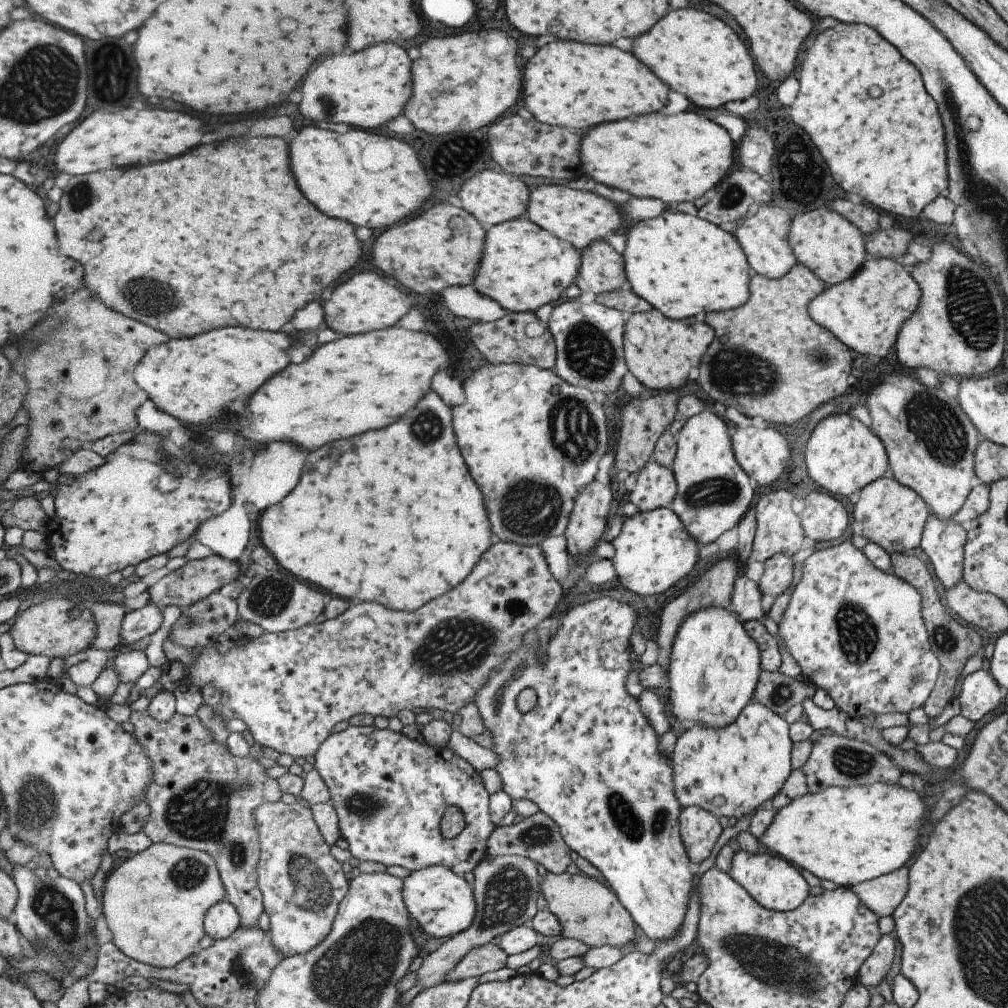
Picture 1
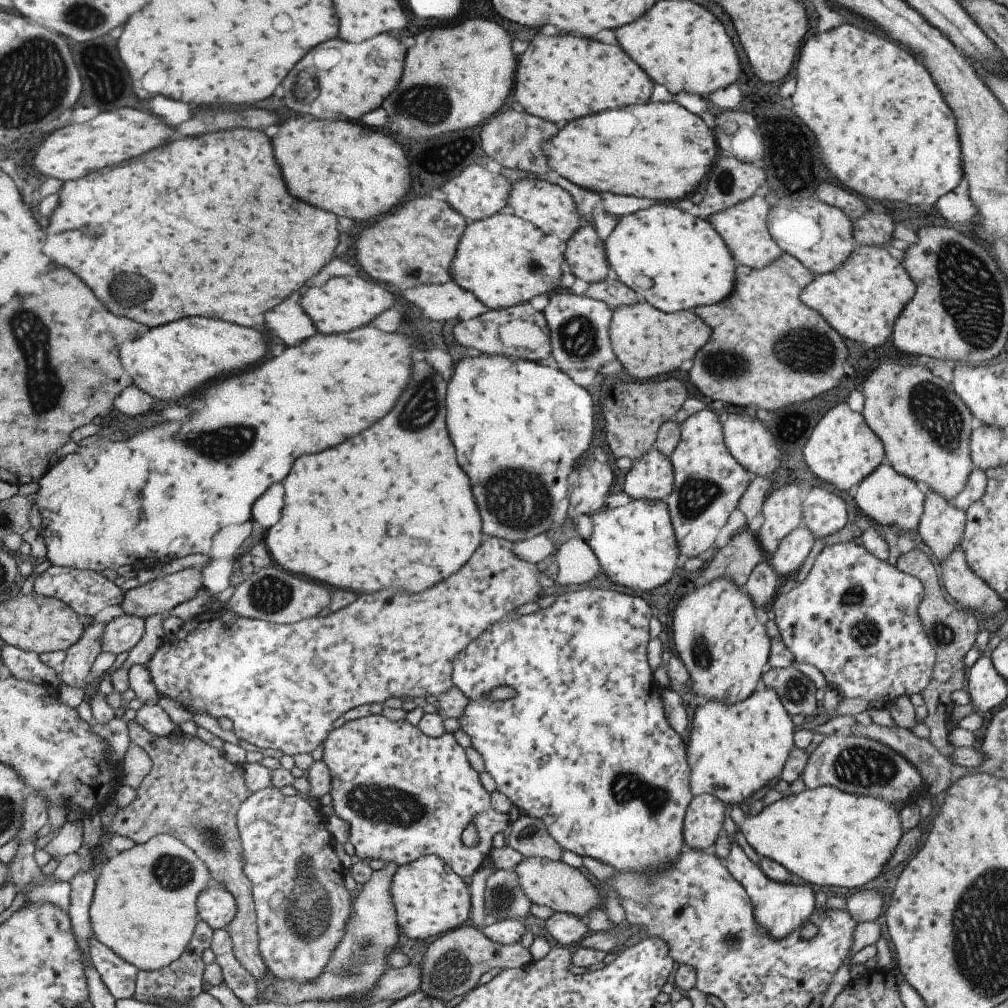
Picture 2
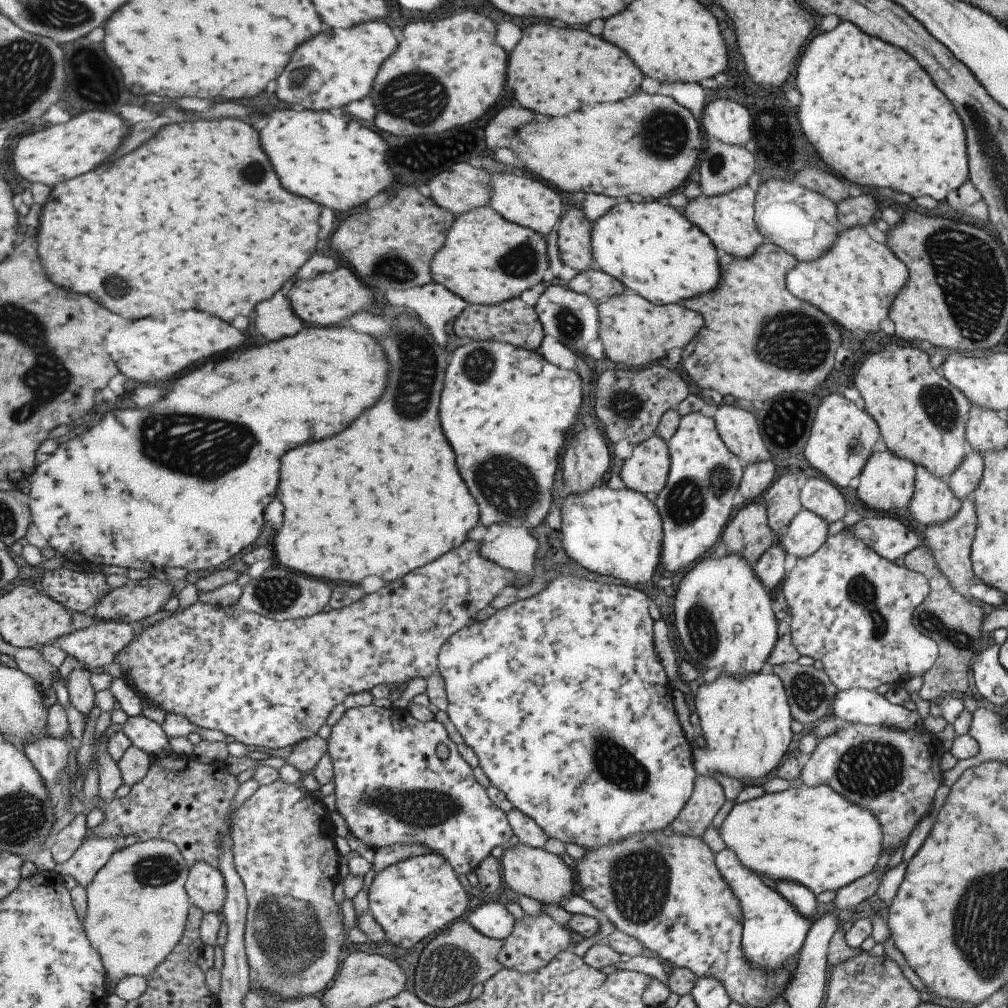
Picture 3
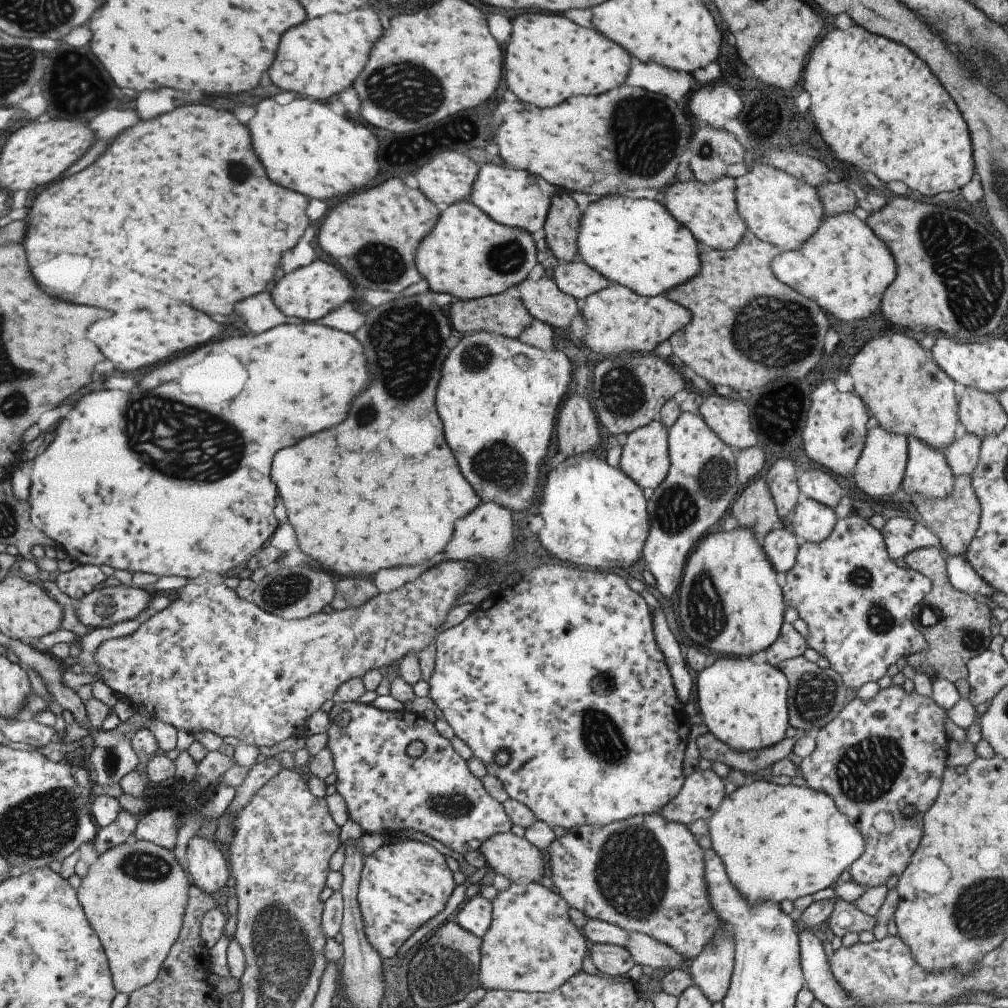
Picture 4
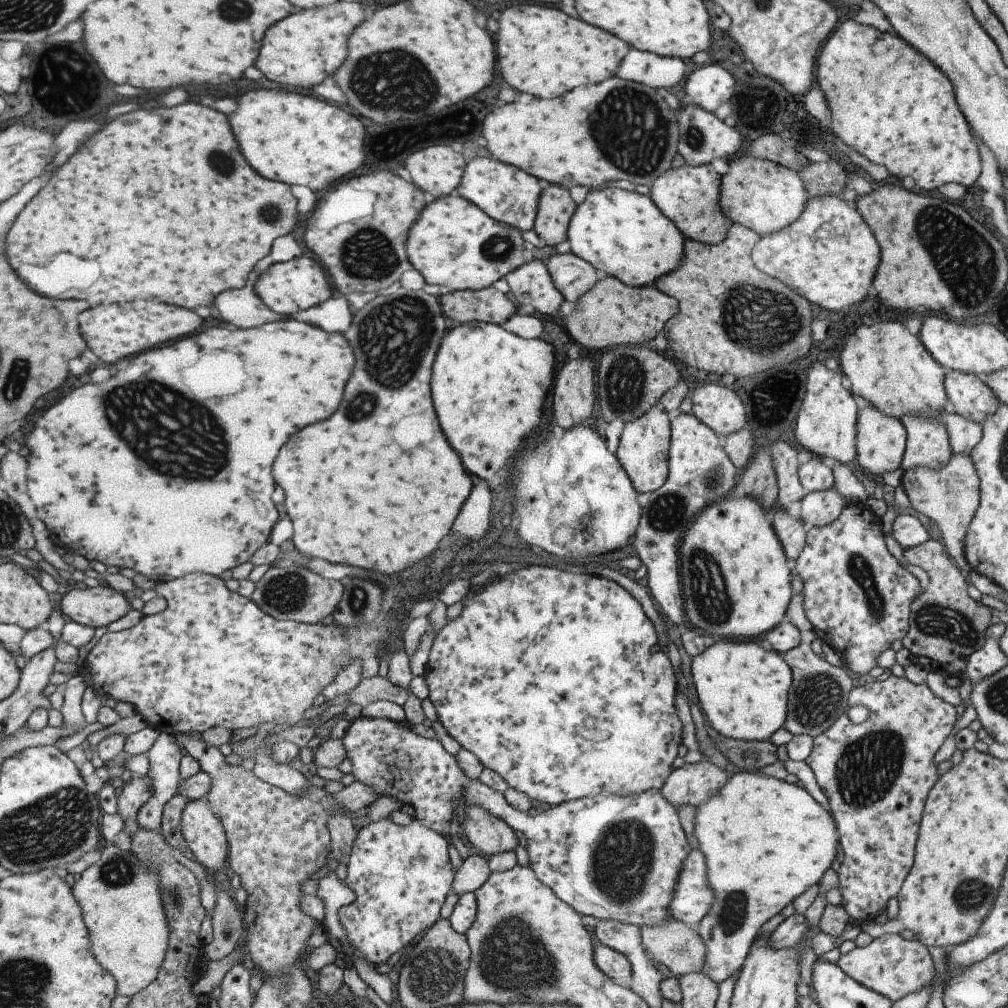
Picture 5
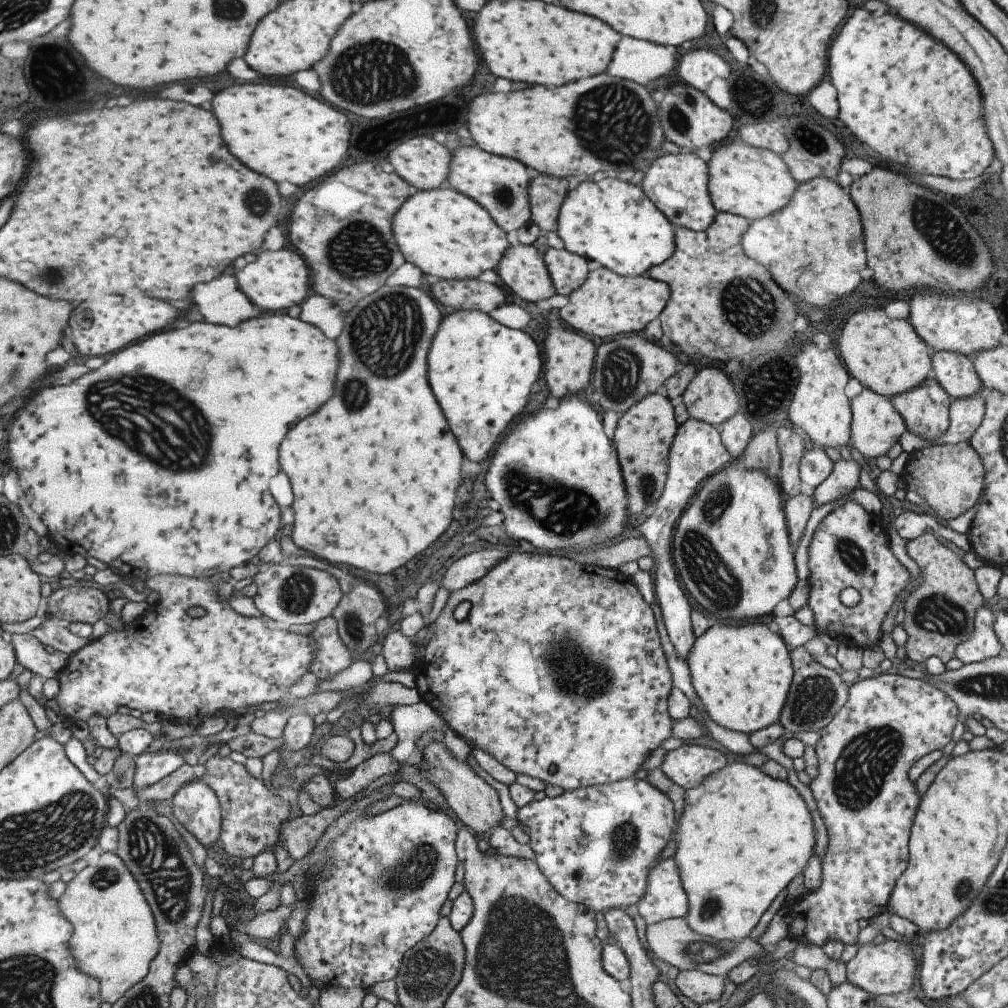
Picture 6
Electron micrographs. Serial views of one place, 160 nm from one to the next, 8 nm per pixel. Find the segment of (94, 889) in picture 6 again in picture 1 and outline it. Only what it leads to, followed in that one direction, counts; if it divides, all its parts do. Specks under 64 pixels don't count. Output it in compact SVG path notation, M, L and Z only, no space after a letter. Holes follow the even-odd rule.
M151 843L142 852L137 853L131 859L125 860L121 866L110 874L109 878L105 880L105 884L106 887L103 892L103 903L101 905L101 910L102 914L105 916L106 924L111 932L111 940L113 940L113 942L127 956L138 960L141 964L149 965L150 967L167 968L175 966L175 964L181 962L184 958L193 955L198 948L197 942L199 942L204 935L204 914L208 911L210 906L224 900L224 896L226 895L212 856L209 856L209 854L205 851L166 845L165 843Z

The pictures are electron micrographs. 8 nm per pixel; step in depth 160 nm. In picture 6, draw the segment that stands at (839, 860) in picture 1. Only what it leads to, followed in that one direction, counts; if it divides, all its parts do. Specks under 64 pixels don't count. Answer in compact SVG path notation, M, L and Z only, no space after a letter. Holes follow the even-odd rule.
M743 762L727 764L720 771L714 772L703 779L696 787L685 791L684 808L679 819L679 824L675 826L674 832L677 833L677 849L673 858L676 860L680 881L688 900L688 913L684 916L687 926L700 935L718 940L732 941L736 943L749 936L751 929L759 922L761 914L767 910L767 907L783 888L795 878L797 874L802 874L805 865L814 852L815 846L815 828L813 820L809 815L809 810L805 805L797 790L789 785L787 781L777 780L762 773L757 767L747 765Z

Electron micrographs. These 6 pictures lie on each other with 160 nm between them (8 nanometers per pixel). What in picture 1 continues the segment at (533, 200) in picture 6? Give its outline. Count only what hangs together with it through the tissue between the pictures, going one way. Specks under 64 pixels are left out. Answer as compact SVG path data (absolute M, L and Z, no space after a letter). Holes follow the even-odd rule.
M597 241L580 255L580 267L573 280L580 292L597 296L626 287L622 256L606 242Z

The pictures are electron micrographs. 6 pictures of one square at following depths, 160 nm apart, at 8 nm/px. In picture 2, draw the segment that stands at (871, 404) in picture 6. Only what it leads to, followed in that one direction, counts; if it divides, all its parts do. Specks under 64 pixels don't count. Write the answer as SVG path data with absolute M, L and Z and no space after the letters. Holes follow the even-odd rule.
M881 463L857 485L852 498L855 500L855 506L873 522L908 535L908 532L917 530L925 490L916 482L897 474L887 463Z

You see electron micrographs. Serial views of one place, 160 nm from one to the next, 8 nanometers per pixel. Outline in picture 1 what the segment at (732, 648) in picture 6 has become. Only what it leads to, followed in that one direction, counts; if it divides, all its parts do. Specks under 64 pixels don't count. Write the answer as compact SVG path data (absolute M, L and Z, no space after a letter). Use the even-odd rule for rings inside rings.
M753 702L747 703L739 716L726 727L707 729L701 725L693 725L676 738L670 755L672 789L676 801L681 808L693 805L706 810L717 819L725 816L737 820L768 805L793 769L790 763L792 742L788 728L789 725L777 713L771 712L765 705Z

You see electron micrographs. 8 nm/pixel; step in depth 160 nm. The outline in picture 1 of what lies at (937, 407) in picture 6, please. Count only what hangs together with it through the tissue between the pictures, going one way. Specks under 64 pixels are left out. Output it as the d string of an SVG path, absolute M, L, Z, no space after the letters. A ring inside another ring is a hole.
M931 514L925 521L919 547L929 558L937 582L945 591L962 580L966 533L965 526L937 520Z

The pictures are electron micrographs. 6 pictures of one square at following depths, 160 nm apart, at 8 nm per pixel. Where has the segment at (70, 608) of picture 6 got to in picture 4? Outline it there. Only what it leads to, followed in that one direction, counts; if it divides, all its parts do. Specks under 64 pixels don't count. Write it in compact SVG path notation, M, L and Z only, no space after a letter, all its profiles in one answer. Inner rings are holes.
M111 584L81 598L75 610L79 622L92 631L137 618L149 600L148 588Z

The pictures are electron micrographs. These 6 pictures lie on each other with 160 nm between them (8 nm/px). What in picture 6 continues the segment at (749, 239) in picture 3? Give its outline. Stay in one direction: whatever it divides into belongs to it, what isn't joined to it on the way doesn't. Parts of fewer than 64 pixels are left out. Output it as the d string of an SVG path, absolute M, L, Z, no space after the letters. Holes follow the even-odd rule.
M681 151L679 154L659 155L645 170L640 188L653 206L674 226L690 231L704 231L714 219L716 210L711 204L708 192L708 164L697 154Z

